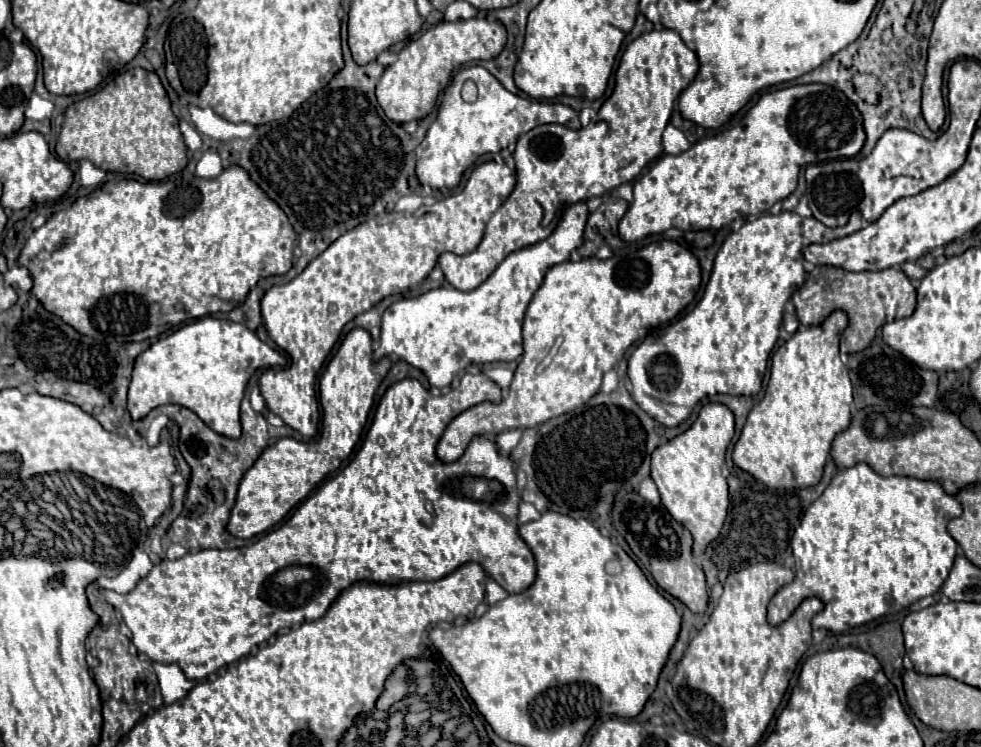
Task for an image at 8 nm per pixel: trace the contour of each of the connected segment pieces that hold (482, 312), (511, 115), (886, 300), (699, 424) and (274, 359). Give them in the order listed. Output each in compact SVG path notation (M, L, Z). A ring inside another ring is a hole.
M579 201L567 205L561 217L563 219L547 239L507 255L507 259L473 291L439 287L419 297L391 303L383 313L374 361L385 355L397 355L421 369L429 383L439 389L451 385L453 375L463 371L469 363L515 361L523 353L521 325L533 293L553 265L569 261L571 253L583 245L583 229L589 217L587 203Z
M467 67L461 69L451 85L443 93L443 101L439 107L439 115L429 127L425 139L417 147L417 177L421 185L429 185L431 189L447 187L453 189L459 185L463 171L469 169L481 155L485 153L499 153L507 149L509 143L517 141L519 135L535 129L537 125L545 123L559 123L569 129L581 129L579 115L563 105L551 101L537 101L525 99L511 91L507 91L487 69L483 67ZM471 79L477 83L479 97L475 103L465 103L461 99L463 83Z
M881 269L881 271L861 271L861 273L851 273L851 271L835 271L833 275L827 275L822 280L817 280L814 284L799 287L793 293L791 301L795 305L795 313L801 325L819 325L823 319L835 311L841 309L849 317L849 325L841 335L842 354L859 353L861 349L869 347L875 331L885 325L887 321L909 317L915 311L915 289L909 283L907 275L899 269Z
M707 403L687 431L659 445L651 453L651 477L657 483L661 503L677 523L691 531L693 555L701 555L705 547L717 539L727 517L729 493L721 467L733 433L735 421L731 409L721 403Z
M203 317L161 337L135 359L127 409L131 419L139 421L151 409L175 403L191 409L215 433L239 439L239 405L249 377L261 367L283 367L285 363L285 357L263 343L245 325L229 319Z

